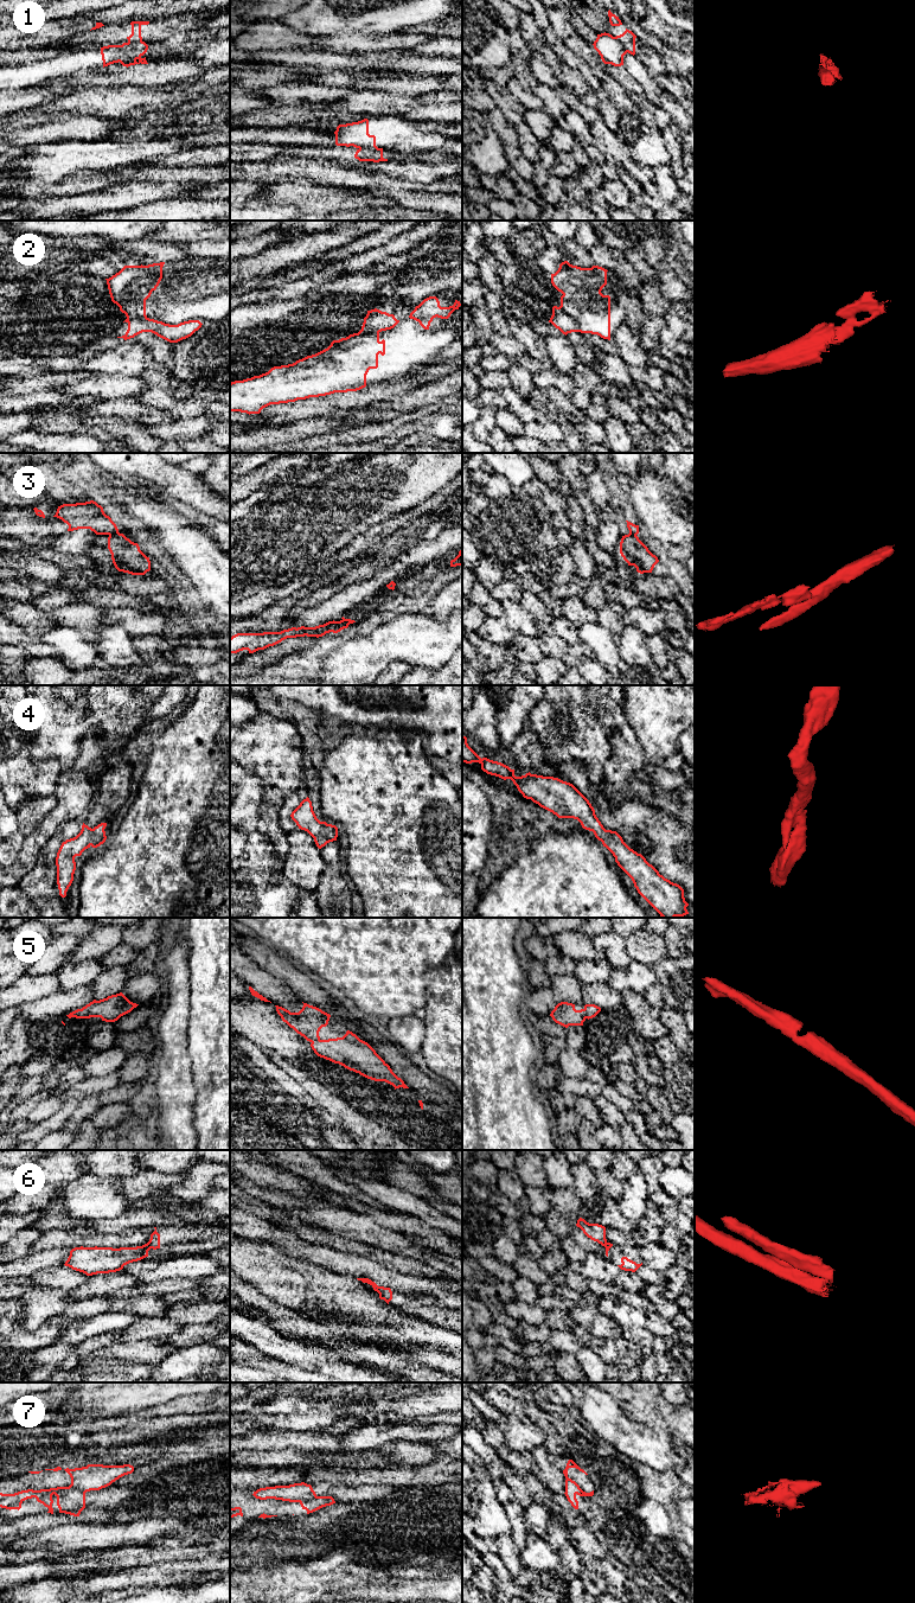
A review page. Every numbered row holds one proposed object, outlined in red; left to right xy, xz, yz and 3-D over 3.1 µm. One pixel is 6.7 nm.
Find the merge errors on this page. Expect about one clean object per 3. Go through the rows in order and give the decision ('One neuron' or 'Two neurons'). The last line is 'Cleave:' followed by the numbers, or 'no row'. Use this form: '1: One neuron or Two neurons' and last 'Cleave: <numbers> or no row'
1: Two neurons
2: Two neurons
3: Two neurons
4: One neuron
5: One neuron
6: Two neurons
7: Two neurons
Cleave: 1, 2, 3, 6, 7

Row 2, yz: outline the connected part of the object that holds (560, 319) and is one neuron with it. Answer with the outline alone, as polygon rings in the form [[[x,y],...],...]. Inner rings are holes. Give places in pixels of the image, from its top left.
[[[557,306],[552,307],[552,315],[549,322],[565,336],[571,332],[580,332],[577,321]]]

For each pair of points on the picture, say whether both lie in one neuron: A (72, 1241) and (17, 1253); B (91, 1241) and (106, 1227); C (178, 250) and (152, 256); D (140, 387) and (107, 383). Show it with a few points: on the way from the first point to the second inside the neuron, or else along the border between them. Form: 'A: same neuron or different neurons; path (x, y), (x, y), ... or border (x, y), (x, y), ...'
A: different neurons; border (43, 1233), (32, 1246), (32, 1251)
B: different neurons; border (126, 1230), (119, 1233), (93, 1234)
C: same neuron; path (172, 250), (158, 251)
D: same neuron; path (132, 387), (115, 385)

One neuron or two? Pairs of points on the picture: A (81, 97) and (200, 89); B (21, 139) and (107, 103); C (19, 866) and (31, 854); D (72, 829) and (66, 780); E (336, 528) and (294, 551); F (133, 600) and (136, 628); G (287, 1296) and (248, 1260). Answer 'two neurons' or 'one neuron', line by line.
A: one neuron
B: two neurons
C: one neuron
D: two neurons
E: one neuron
F: two neurons
G: one neuron

